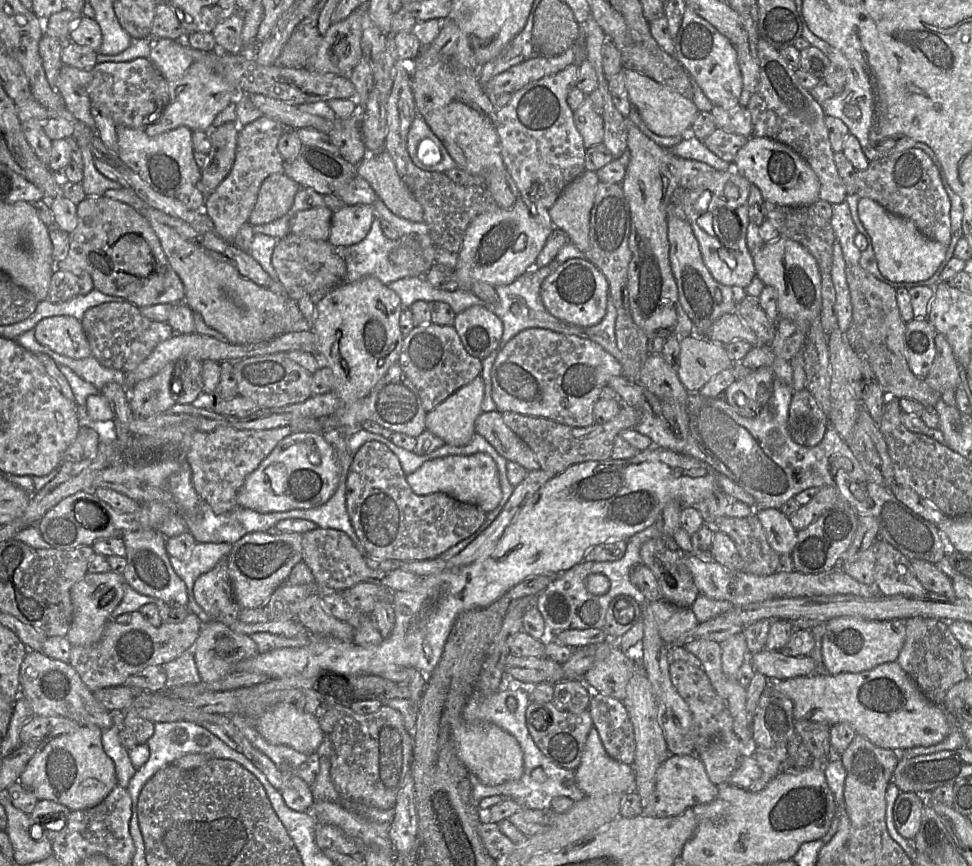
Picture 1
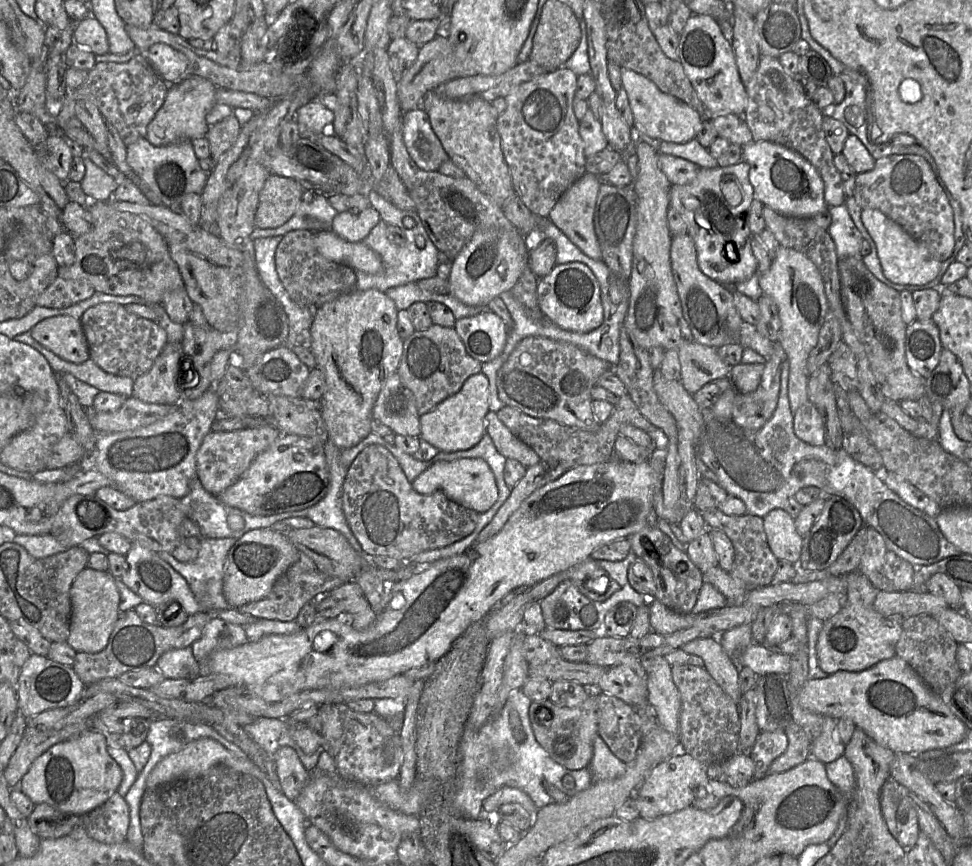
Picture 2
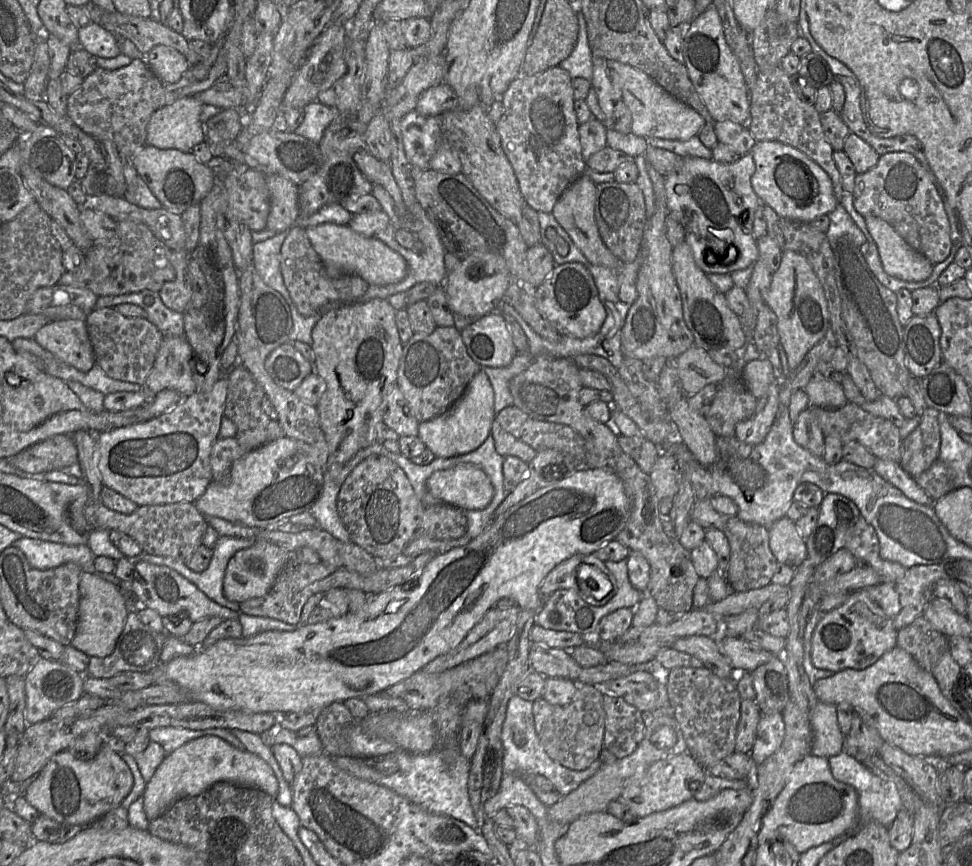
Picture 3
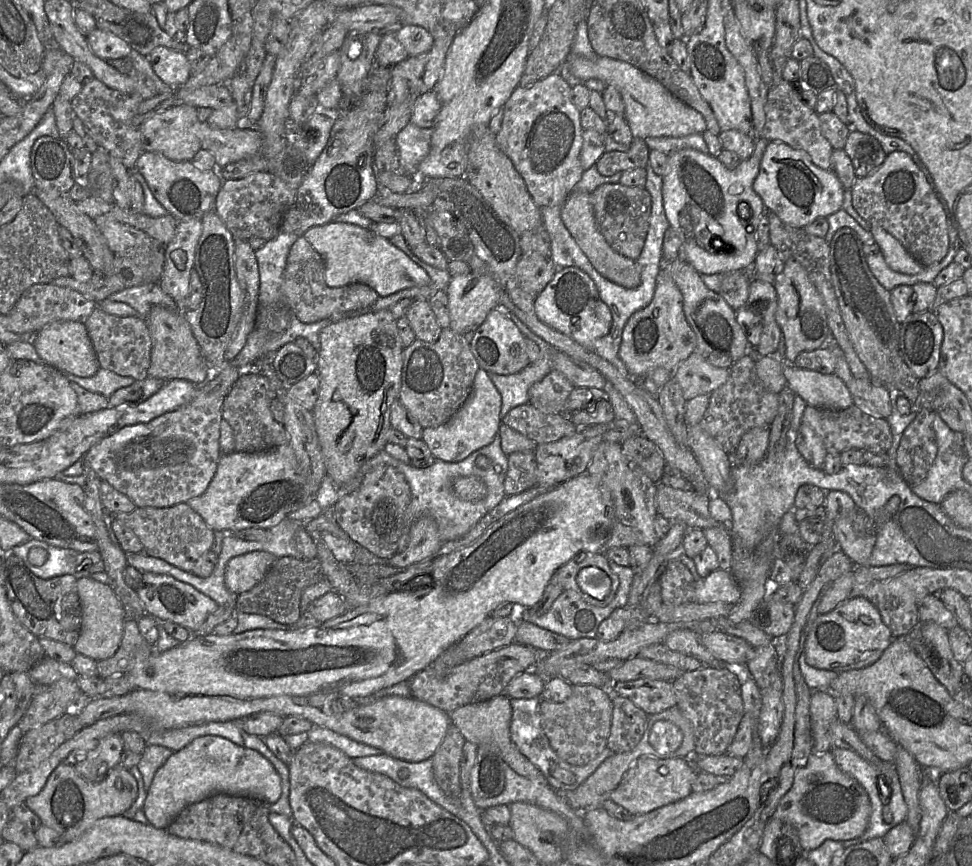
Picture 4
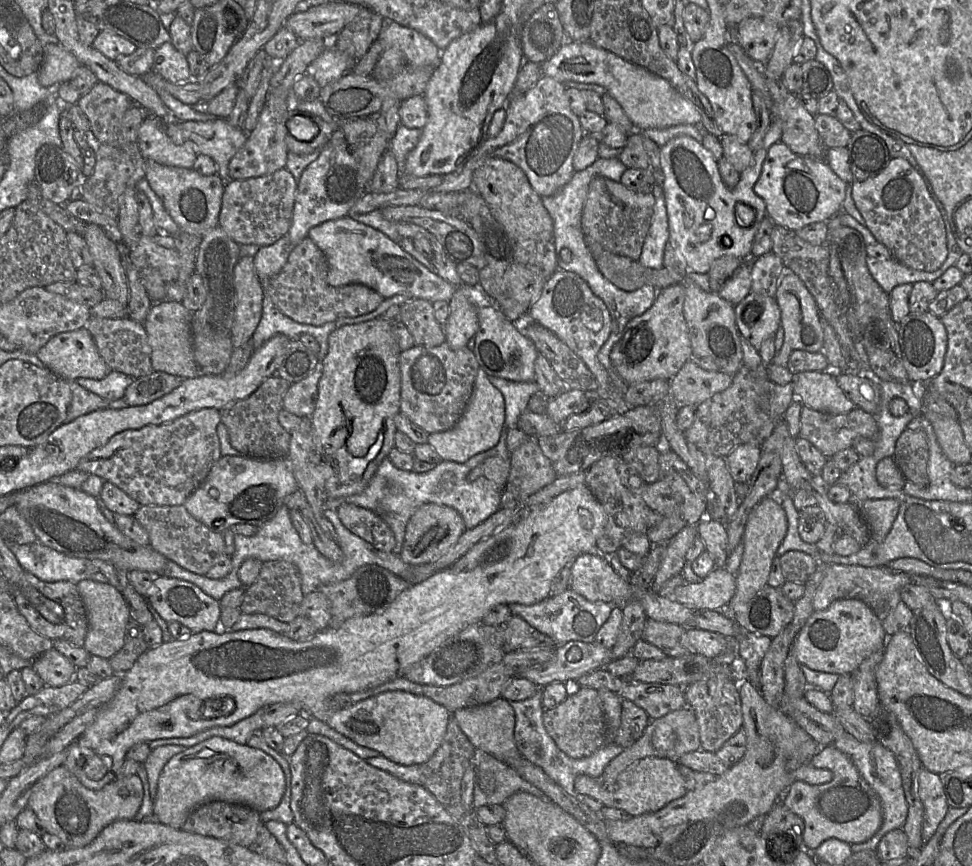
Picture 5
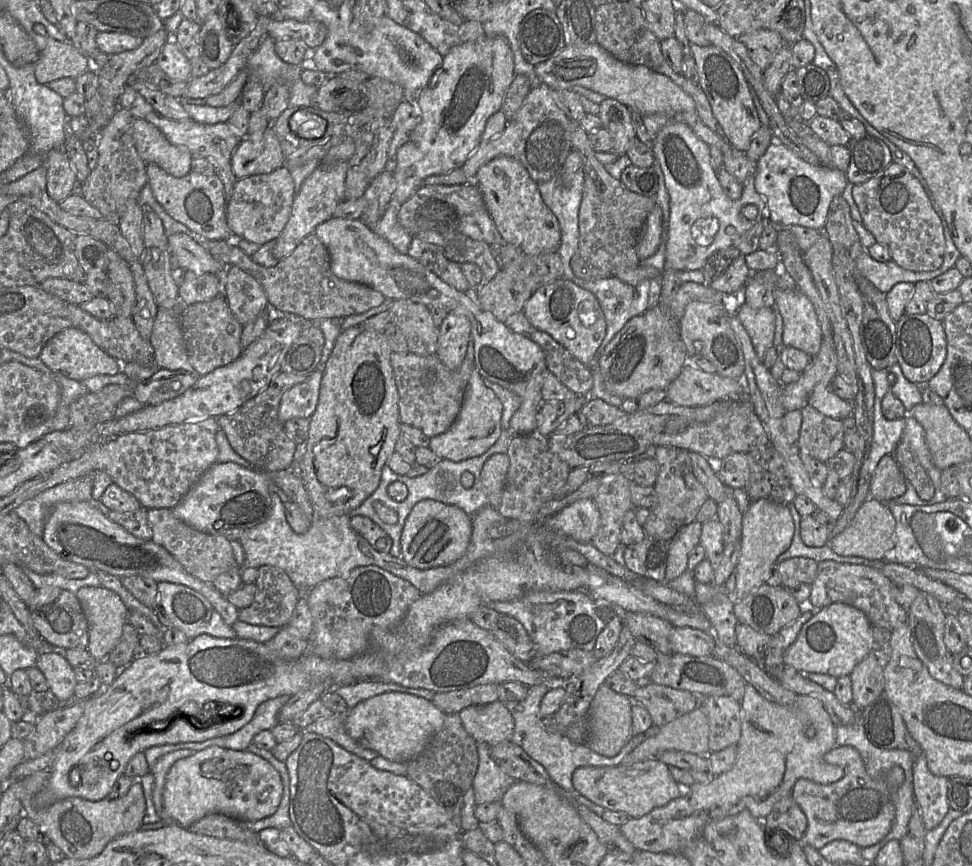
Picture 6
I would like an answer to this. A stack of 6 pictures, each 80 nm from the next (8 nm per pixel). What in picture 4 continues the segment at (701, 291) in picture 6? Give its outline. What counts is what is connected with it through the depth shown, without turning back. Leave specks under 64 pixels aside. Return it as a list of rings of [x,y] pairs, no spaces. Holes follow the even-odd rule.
[[[661,268],[652,301],[633,313],[623,329],[619,356],[633,377],[657,367],[673,371],[695,350],[696,336],[684,314],[683,295],[673,279]]]

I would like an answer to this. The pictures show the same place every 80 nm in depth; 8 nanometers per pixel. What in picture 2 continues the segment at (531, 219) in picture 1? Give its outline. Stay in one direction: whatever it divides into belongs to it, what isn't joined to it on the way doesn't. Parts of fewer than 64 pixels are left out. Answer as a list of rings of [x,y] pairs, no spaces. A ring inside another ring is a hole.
[[[540,227],[526,235],[519,230],[475,232],[452,261],[448,274],[450,294],[469,306],[487,306],[492,299],[512,289],[527,263],[529,264],[530,251],[543,240]]]

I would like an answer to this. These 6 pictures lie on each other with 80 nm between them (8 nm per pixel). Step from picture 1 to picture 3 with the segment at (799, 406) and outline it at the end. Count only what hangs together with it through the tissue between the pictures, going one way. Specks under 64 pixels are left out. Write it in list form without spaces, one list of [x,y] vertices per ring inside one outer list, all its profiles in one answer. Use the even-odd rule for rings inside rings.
[[[809,406],[798,416],[793,424],[793,437],[796,443],[808,450],[817,457],[823,457],[824,454],[824,434],[822,433],[818,422]]]

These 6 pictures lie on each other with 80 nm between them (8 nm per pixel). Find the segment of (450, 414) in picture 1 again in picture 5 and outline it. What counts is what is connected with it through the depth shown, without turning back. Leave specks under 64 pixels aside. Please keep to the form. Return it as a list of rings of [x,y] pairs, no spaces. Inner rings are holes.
[[[479,368],[472,394],[457,421],[449,430],[428,435],[427,442],[441,460],[463,463],[474,455],[493,448],[499,441],[505,422],[505,402],[502,393],[488,379],[489,375]]]

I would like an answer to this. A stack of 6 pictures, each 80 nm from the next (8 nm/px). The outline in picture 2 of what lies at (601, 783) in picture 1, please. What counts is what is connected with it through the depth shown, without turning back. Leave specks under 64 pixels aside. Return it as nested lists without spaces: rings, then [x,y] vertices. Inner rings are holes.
[[[598,734],[593,741],[593,757],[588,766],[592,773],[592,783],[619,778],[625,773],[626,767]]]

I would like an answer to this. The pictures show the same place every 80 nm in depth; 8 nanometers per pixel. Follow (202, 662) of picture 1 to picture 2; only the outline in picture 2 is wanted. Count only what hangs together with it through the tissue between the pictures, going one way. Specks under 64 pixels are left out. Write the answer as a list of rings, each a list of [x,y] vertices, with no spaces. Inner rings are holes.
[[[213,617],[206,623],[201,637],[191,645],[191,649],[200,663],[215,650],[235,648],[248,641],[242,626]]]

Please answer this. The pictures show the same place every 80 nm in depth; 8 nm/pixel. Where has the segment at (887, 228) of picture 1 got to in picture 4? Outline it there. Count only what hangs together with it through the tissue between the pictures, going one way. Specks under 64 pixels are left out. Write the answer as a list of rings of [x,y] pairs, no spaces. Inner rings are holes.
[[[870,226],[875,242],[880,247],[887,265],[895,272],[914,275],[922,271],[922,266],[893,235],[879,226]]]

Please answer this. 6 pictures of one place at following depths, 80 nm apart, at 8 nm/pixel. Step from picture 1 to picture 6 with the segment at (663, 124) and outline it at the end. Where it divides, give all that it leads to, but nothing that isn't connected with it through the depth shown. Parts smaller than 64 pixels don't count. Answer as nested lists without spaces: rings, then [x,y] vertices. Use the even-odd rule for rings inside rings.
[[[597,43],[580,46],[566,45],[556,56],[534,66],[534,70],[541,82],[555,91],[582,86],[606,98],[615,99],[626,105],[630,111],[636,111],[642,116],[696,111],[695,102],[691,96],[669,77],[644,65],[626,64]]]

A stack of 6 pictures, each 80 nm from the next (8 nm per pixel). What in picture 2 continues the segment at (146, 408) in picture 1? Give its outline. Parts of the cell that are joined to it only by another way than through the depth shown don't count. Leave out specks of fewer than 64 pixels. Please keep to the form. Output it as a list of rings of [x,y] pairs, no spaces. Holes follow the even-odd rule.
[[[166,344],[150,370],[134,379],[131,397],[146,403],[178,403],[183,399],[183,385],[178,384],[183,358],[181,345]]]

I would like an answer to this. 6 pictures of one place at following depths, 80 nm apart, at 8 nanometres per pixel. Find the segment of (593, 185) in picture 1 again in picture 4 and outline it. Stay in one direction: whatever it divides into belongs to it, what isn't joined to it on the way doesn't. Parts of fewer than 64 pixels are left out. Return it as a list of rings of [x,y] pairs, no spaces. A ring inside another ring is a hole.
[[[572,191],[561,205],[561,219],[577,245],[602,276],[624,288],[636,288],[640,285],[640,265],[636,260],[629,259],[615,252],[600,233],[595,221],[590,193]]]

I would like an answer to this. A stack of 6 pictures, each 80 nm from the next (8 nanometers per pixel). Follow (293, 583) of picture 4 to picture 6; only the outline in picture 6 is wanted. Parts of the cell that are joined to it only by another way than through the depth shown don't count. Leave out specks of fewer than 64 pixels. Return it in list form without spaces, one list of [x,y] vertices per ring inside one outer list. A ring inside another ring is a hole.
[[[265,564],[257,568],[257,570],[258,576],[255,581],[256,591],[254,599],[250,605],[239,609],[238,619],[253,625],[282,628],[288,624],[302,594],[281,568]]]

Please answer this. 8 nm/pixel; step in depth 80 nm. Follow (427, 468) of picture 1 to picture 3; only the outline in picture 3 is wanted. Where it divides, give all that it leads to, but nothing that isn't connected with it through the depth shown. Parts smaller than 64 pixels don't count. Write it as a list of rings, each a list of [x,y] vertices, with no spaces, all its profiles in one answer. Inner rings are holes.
[[[470,463],[433,472],[426,488],[442,502],[462,510],[482,510],[494,497],[494,487],[487,474]]]

